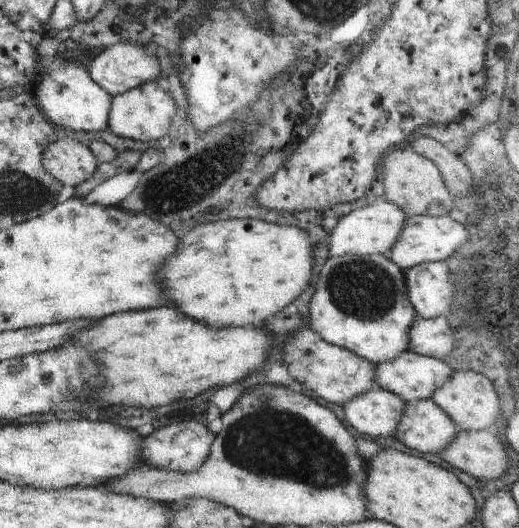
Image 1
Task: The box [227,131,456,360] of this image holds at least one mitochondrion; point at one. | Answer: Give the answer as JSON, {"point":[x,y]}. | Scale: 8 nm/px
{"point":[364,290]}

